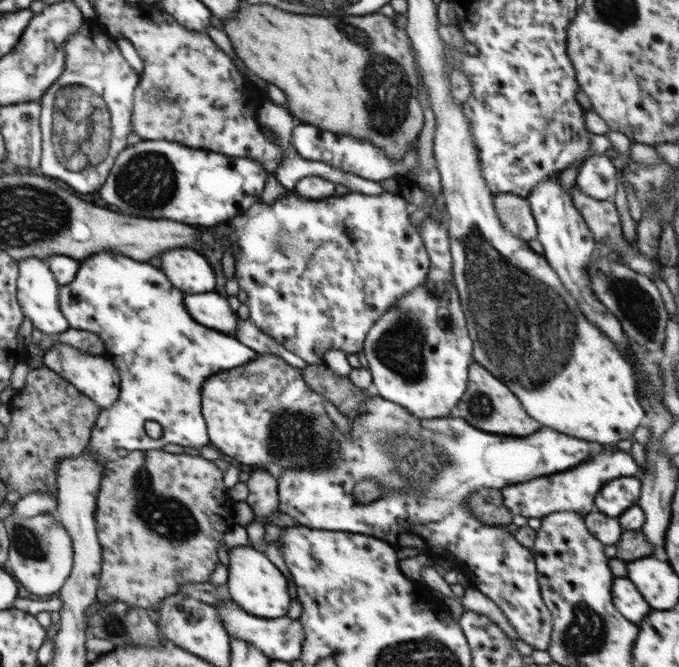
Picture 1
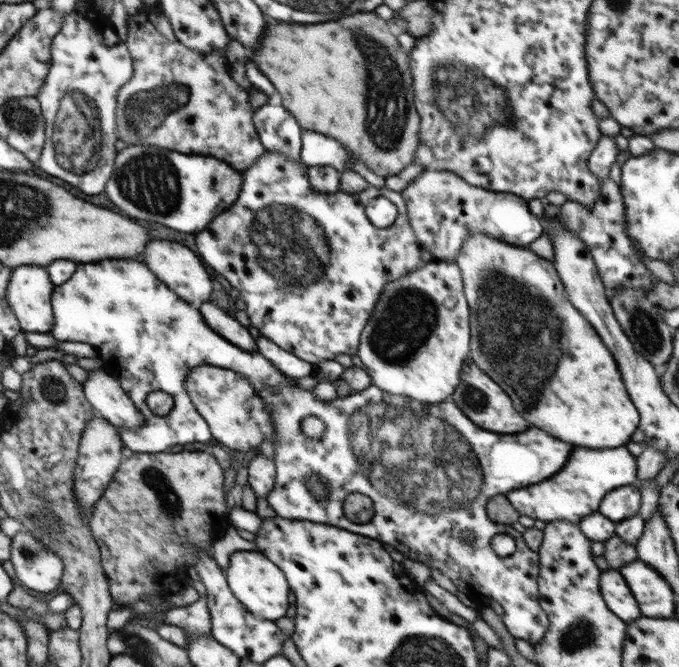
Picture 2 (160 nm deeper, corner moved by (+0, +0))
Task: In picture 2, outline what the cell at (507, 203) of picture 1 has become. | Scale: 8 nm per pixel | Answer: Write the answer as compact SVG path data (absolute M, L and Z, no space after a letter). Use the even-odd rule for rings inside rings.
M425 169L401 192L406 203L407 215L412 230L418 239L422 249L428 249L434 256L433 261L445 261L447 258L456 258L462 250L464 241L470 234L481 232L490 238L507 242L514 246L528 247L536 238L540 238L544 232L544 224L528 208L528 201L515 194L492 192L477 186L470 186L456 173L450 171L438 171Z

